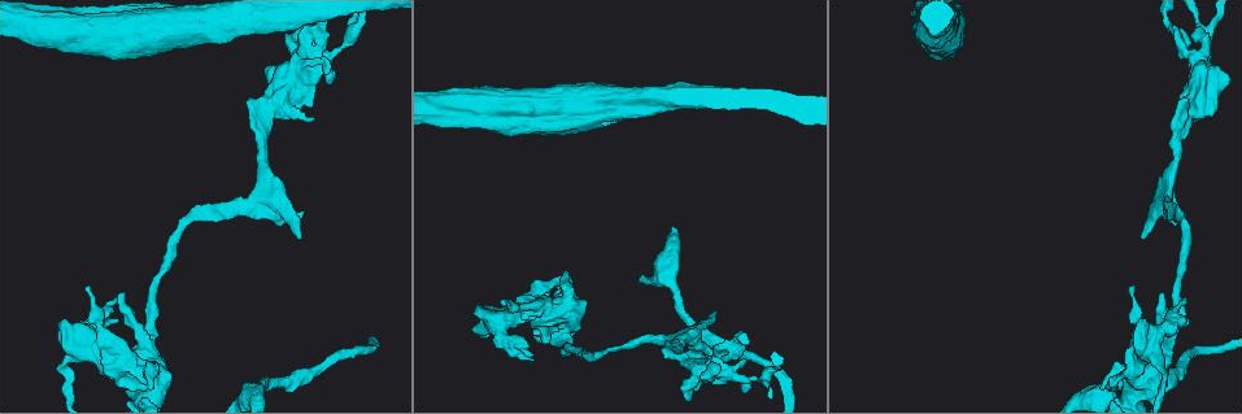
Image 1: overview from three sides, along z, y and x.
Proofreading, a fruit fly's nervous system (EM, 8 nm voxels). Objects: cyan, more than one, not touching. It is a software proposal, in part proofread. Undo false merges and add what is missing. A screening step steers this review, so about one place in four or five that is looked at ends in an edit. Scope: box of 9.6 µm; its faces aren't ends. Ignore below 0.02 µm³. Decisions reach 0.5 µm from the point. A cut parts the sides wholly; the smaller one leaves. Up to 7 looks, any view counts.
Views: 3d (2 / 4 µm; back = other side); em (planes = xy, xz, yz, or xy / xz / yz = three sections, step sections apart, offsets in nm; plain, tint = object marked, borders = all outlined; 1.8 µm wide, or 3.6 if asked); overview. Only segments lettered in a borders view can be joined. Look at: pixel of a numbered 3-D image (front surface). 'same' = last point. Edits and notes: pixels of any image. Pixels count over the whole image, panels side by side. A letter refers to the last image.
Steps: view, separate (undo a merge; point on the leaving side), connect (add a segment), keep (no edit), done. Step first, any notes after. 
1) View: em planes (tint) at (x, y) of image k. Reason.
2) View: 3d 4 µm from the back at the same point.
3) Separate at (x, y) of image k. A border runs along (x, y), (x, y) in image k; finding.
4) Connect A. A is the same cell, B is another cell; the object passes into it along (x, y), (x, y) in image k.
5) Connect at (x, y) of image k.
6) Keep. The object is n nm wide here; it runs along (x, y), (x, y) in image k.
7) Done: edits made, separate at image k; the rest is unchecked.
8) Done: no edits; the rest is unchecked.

View: em 3.6 µm planes (borders) at (277, 107) of image 1. Branch point.

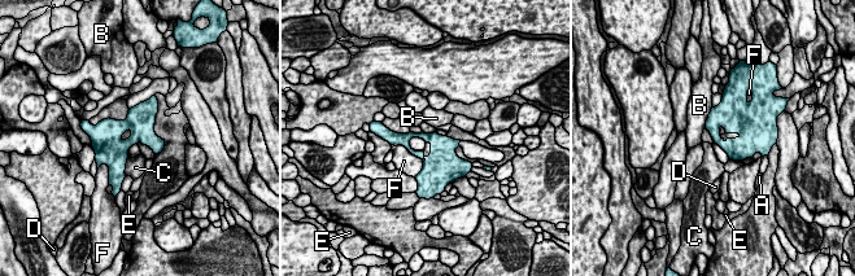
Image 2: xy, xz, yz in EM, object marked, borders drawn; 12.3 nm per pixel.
Keep. A, B, C, D, E and F are other cells; it runs along (388, 136), (428, 161), (454, 161) in image 2; continuous, no second neuron.

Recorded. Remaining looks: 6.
View: em planes (borders) at (304, 213) of image 1. An open end.

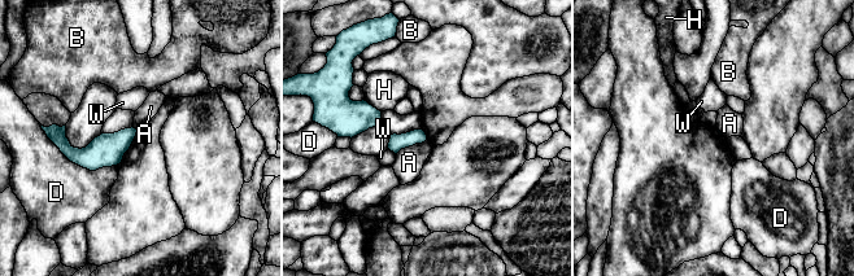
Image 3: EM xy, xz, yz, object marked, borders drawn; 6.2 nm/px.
Keep. A, B, D, H and W are other cells; a border runs along (426, 139), (402, 148), (396, 154) in image 3; no lettered segment goes on from it.

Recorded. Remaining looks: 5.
View: em planes (borders) at (516, 313) of image 1. Abrupt turn.

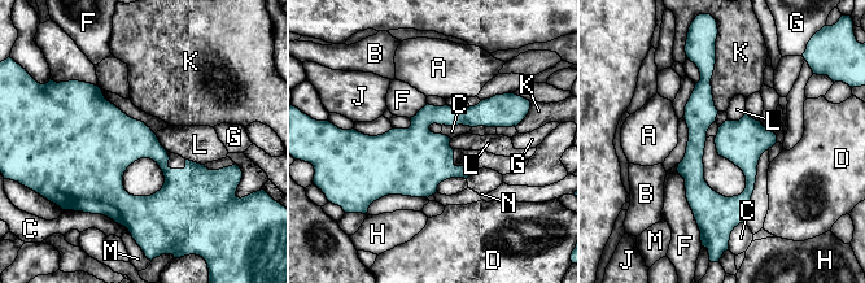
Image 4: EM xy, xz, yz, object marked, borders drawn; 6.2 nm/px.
Keep. A, B, C, D, F, G, H, J, K, L, M and N are other cells; it runs along (710, 65), (695, 186), (717, 220) in image 4; continuous, no second neuron.

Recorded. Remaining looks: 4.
Done: no edits; the rest is unchecked.

